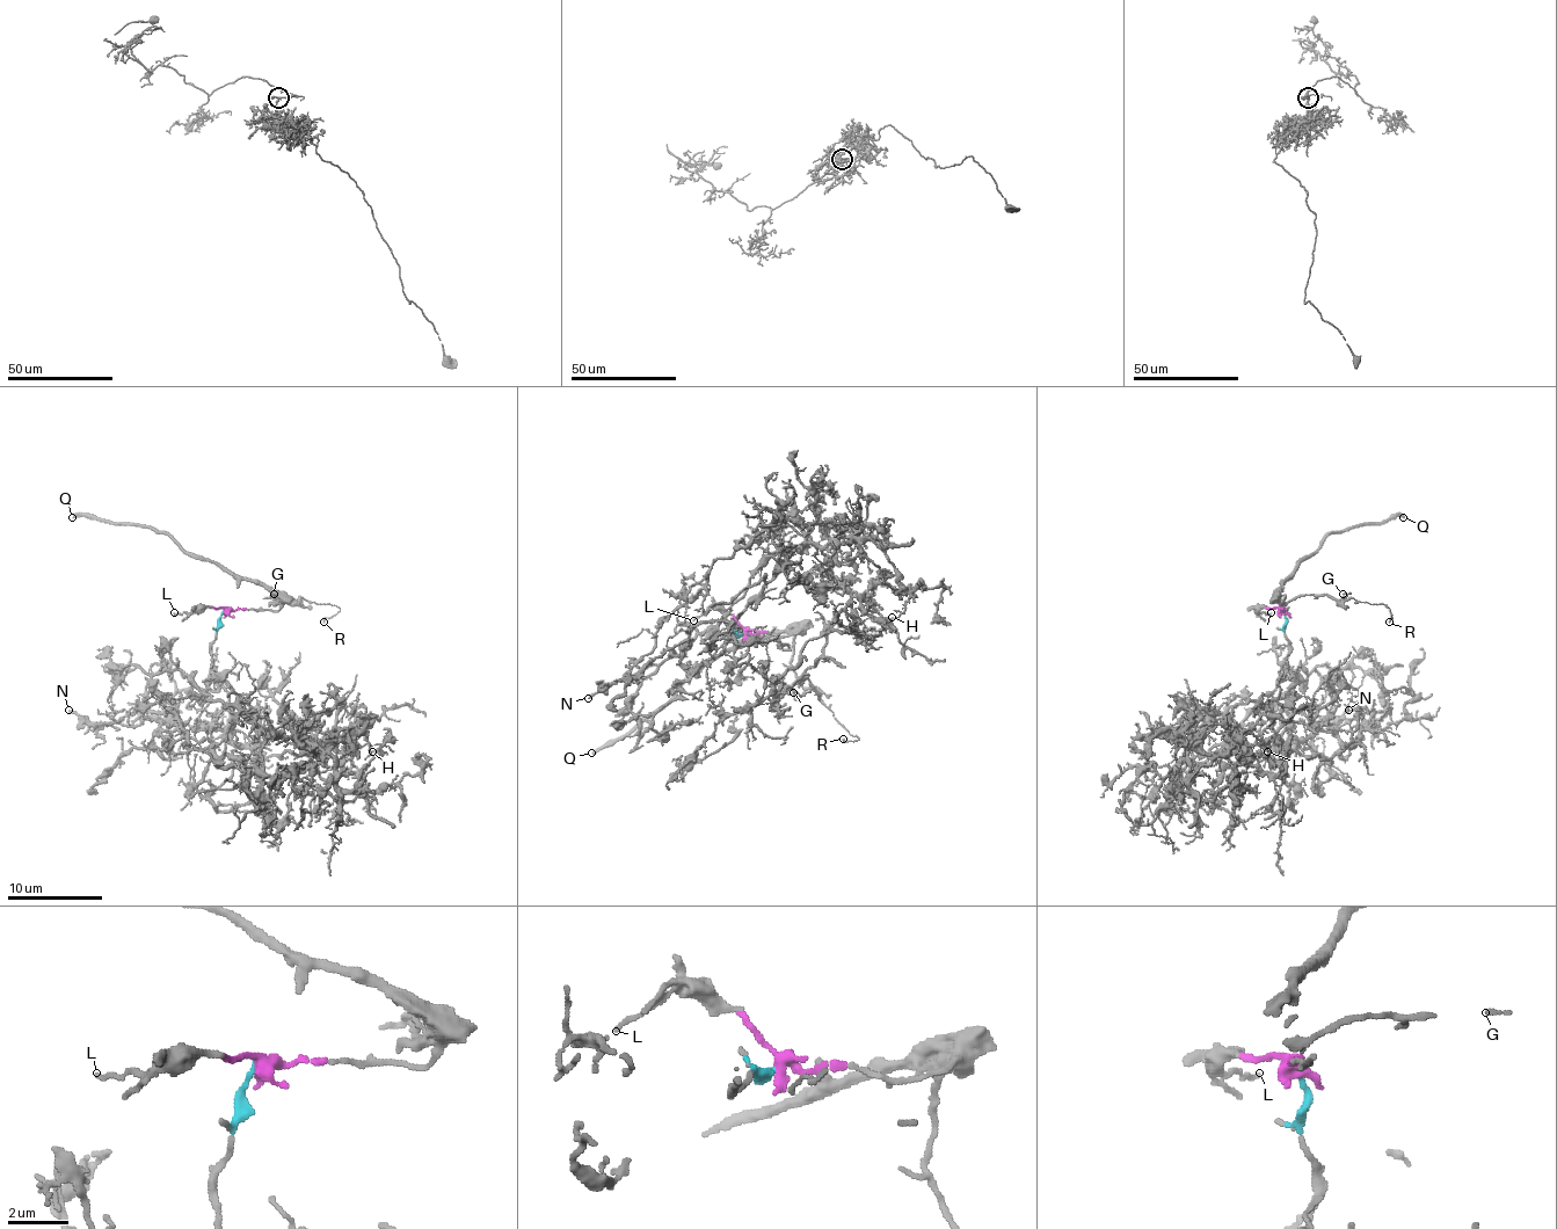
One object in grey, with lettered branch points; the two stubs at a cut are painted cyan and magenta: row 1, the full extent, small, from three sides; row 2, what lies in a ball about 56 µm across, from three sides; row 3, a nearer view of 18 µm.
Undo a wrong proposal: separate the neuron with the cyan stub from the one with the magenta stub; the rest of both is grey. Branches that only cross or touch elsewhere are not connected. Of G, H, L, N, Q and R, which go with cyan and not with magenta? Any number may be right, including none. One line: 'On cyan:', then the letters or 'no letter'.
On cyan: H, N

